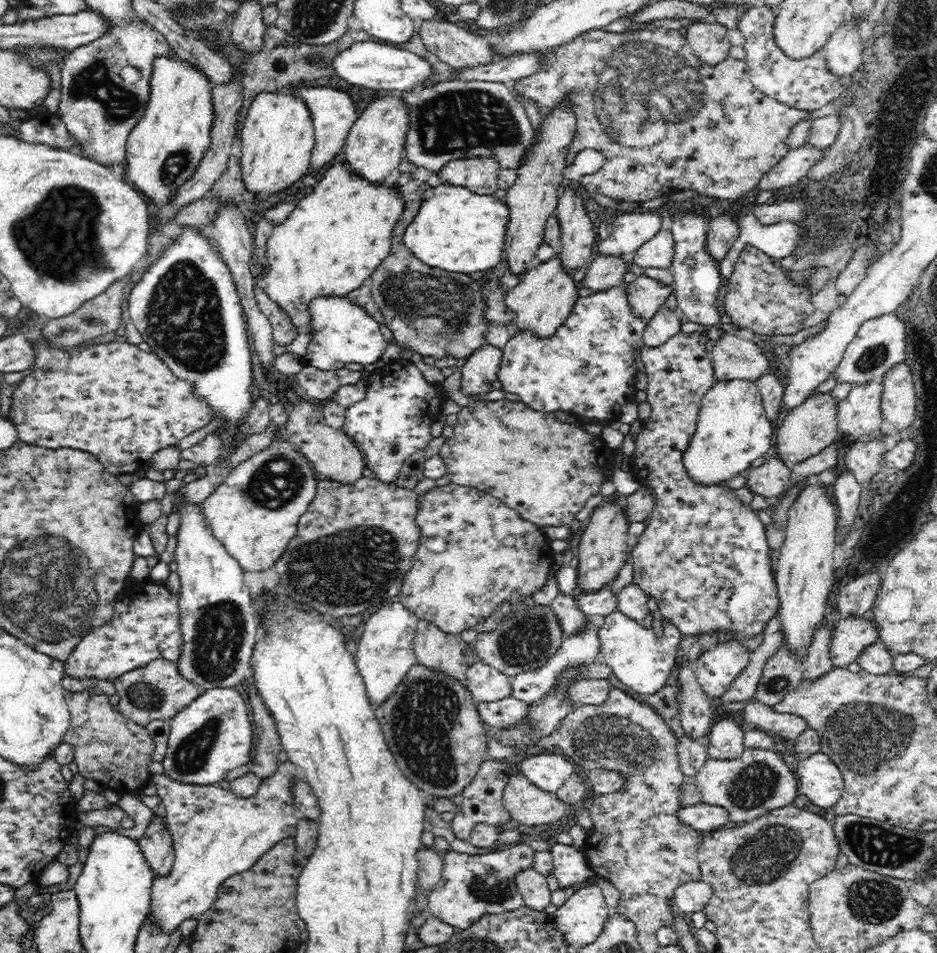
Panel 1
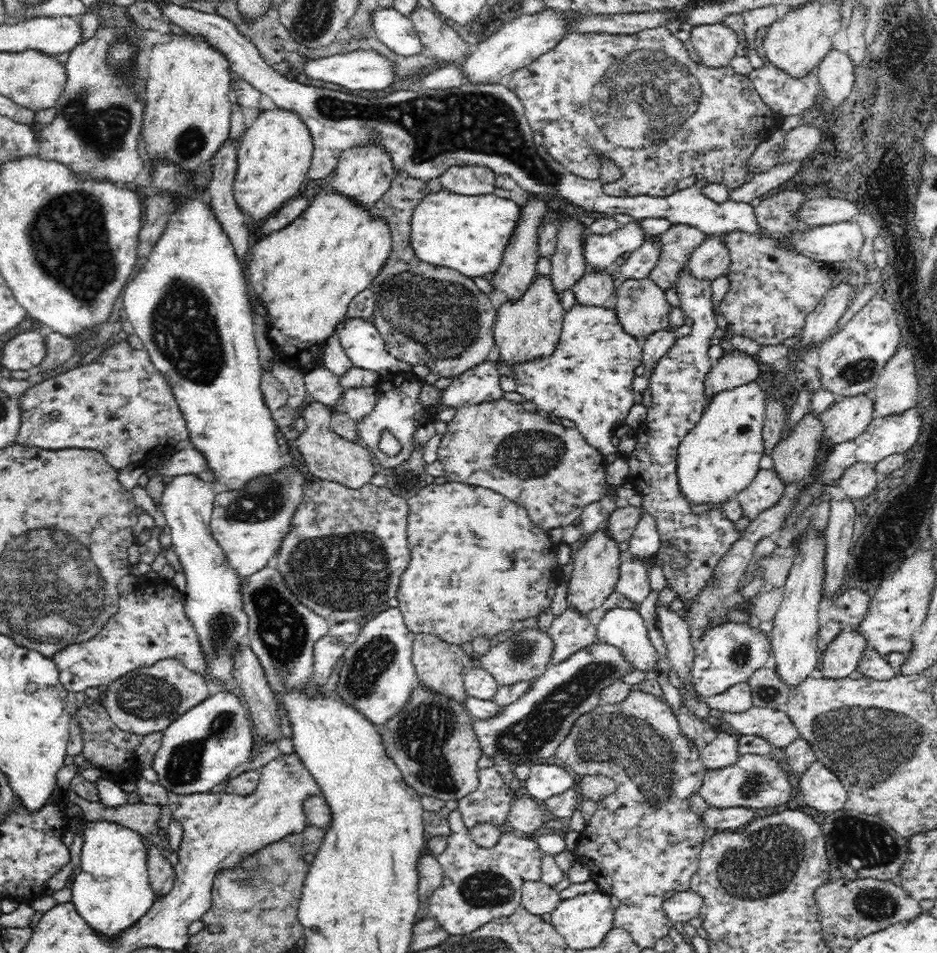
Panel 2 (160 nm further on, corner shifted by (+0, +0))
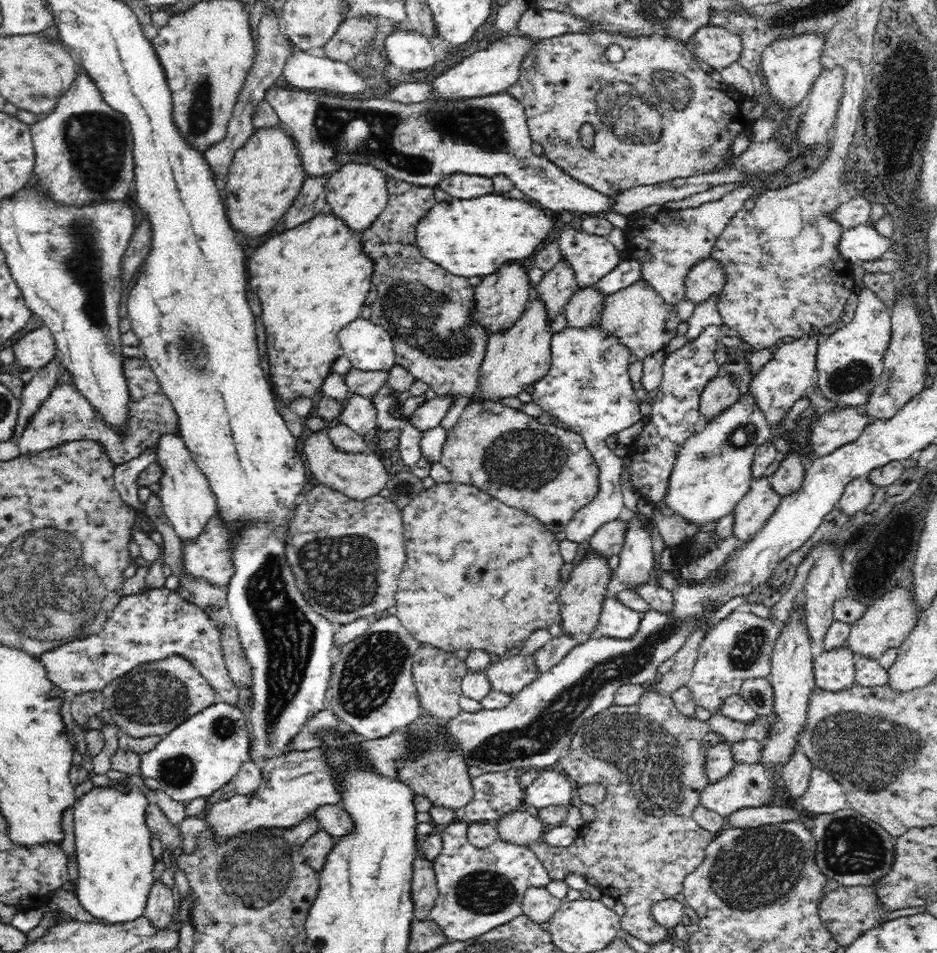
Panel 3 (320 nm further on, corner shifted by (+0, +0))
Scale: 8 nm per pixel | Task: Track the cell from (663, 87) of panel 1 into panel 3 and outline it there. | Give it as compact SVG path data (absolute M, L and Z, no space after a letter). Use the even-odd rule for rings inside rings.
M596 31L568 33L562 36L544 38L544 40L538 42L538 46L532 48L519 69L520 74L516 84L509 86L506 92L516 97L520 104L523 104L528 121L527 125L531 133L531 141L543 146L544 156L564 170L564 173L567 173L572 179L590 185L592 189L610 197L622 193L628 188L634 188L634 186L662 184L662 182L669 182L676 178L699 176L722 168L720 162L726 160L722 150L724 152L729 150L728 146L734 142L736 134L750 134L752 125L756 121L752 116L752 112L754 112L752 95L747 96L738 92L736 88L726 84L718 74L713 75L705 72L704 68L699 67L692 58L689 45L658 33L634 37L624 36L623 33ZM584 123L592 124L595 130L594 145L590 150L582 145L580 132L578 131Z

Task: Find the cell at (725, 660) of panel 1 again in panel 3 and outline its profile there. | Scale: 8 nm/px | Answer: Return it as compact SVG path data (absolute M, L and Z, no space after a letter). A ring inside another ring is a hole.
M741 608L708 630L700 643L698 658L687 685L697 706L713 715L718 714L717 708L725 698L741 693L744 680L769 676L773 649L781 632L781 626L772 619L772 616L761 618L747 608Z

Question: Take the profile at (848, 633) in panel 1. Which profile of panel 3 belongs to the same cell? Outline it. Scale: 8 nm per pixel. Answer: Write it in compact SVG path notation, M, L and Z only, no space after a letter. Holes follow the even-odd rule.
M827 648L814 658L814 676L820 689L850 689L855 683L856 655L850 649Z

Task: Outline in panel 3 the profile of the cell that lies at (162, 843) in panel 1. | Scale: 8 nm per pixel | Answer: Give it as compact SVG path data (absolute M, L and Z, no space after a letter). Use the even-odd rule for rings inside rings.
M161 880L155 881L150 888L143 916L158 927L162 927L169 921L174 909L176 909L176 902L174 902L172 889L161 883Z

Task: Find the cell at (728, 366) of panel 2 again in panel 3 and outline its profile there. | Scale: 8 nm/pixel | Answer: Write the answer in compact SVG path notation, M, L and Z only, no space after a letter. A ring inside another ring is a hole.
M734 374L717 375L704 387L699 400L699 411L704 420L710 422L722 409L738 400L738 379Z

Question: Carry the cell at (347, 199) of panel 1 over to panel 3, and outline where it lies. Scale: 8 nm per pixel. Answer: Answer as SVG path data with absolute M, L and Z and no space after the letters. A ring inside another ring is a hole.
M331 213L328 215L317 214L311 220L299 224L296 228L286 229L283 233L275 237L270 237L265 243L261 244L250 256L247 258L248 266L247 270L250 273L250 280L248 280L249 288L254 294L260 298L263 325L265 328L267 354L264 357L269 363L269 376L271 378L271 384L275 386L275 398L279 404L288 405L288 402L292 402L294 398L306 397L314 400L320 394L320 388L322 388L322 382L328 374L332 373L332 364L336 362L338 356L343 355L341 344L339 343L338 333L345 325L350 324L353 320L361 316L362 306L366 302L366 296L372 291L372 276L375 272L374 257L368 255L362 241L360 233L355 232L343 218L337 216L337 214Z

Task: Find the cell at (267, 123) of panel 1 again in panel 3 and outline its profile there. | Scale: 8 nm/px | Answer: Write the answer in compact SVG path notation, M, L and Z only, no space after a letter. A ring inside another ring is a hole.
M280 125L256 129L234 156L226 178L227 220L233 230L256 238L278 228L307 179L299 142Z

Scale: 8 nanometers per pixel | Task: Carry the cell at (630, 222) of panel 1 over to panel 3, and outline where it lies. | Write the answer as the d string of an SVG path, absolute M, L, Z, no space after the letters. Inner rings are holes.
M565 215L564 218L567 222L560 231L560 237L557 240L561 256L572 267L579 289L584 289L586 286L596 286L606 273L612 272L612 269L624 260L622 252L616 250L606 236L596 236L583 230L572 229L569 226L569 217Z

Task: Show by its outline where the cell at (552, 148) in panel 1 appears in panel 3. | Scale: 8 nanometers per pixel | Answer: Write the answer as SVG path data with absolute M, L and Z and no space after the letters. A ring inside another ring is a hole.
M518 262L504 264L497 270L498 272L492 272L491 276L484 277L482 283L475 288L476 312L472 314L472 317L489 335L509 327L521 316L521 313L525 311L525 302L528 302L531 288L531 278L526 274L526 268L522 264Z

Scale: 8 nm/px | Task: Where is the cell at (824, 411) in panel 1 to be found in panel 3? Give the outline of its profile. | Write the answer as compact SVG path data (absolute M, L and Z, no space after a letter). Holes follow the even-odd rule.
M788 453L780 456L781 462L775 473L770 477L771 487L780 496L788 496L801 487L805 477L802 458L798 453Z

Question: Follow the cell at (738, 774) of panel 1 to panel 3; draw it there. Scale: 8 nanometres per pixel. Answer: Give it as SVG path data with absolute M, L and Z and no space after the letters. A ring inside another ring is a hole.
M736 762L734 769L728 776L705 785L704 790L700 792L700 804L725 818L736 810L764 806L764 802L774 796L774 784L770 774L767 766L760 763Z

